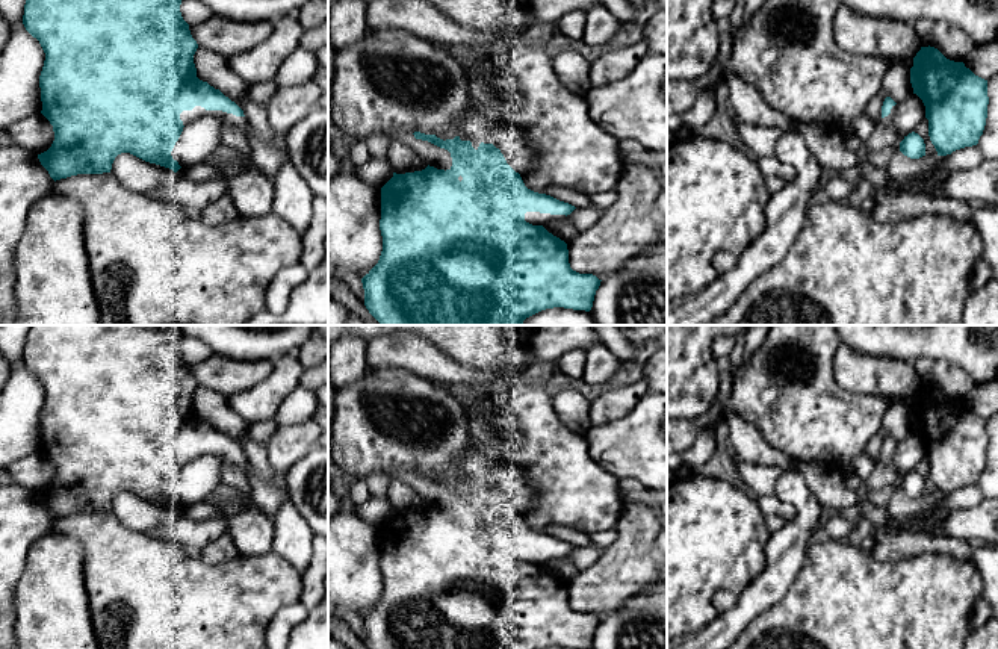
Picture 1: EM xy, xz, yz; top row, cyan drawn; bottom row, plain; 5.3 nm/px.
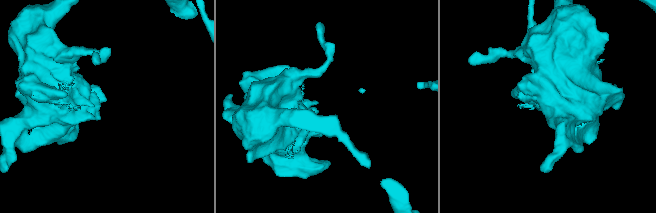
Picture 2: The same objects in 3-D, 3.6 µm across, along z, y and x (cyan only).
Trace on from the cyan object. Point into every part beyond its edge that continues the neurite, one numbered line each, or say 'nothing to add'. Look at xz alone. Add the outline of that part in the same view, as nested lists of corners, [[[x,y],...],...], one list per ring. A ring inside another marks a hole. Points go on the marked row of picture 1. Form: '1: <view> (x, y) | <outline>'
1: xz (536, 218) | [[[526,212],[525,221],[532,225],[544,225],[553,219],[566,218],[566,215],[550,215],[550,213],[540,213],[540,212]]]

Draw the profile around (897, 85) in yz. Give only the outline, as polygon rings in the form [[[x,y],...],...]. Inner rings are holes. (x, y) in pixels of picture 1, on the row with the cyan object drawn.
[[[891,59],[889,68],[883,79],[882,92],[886,97],[891,97],[897,104],[913,95],[910,70],[906,68],[901,59]]]

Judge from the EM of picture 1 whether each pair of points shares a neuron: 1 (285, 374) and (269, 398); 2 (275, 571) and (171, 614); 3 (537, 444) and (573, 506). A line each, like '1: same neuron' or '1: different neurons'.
1: same neuron
2: same neuron
3: same neuron

